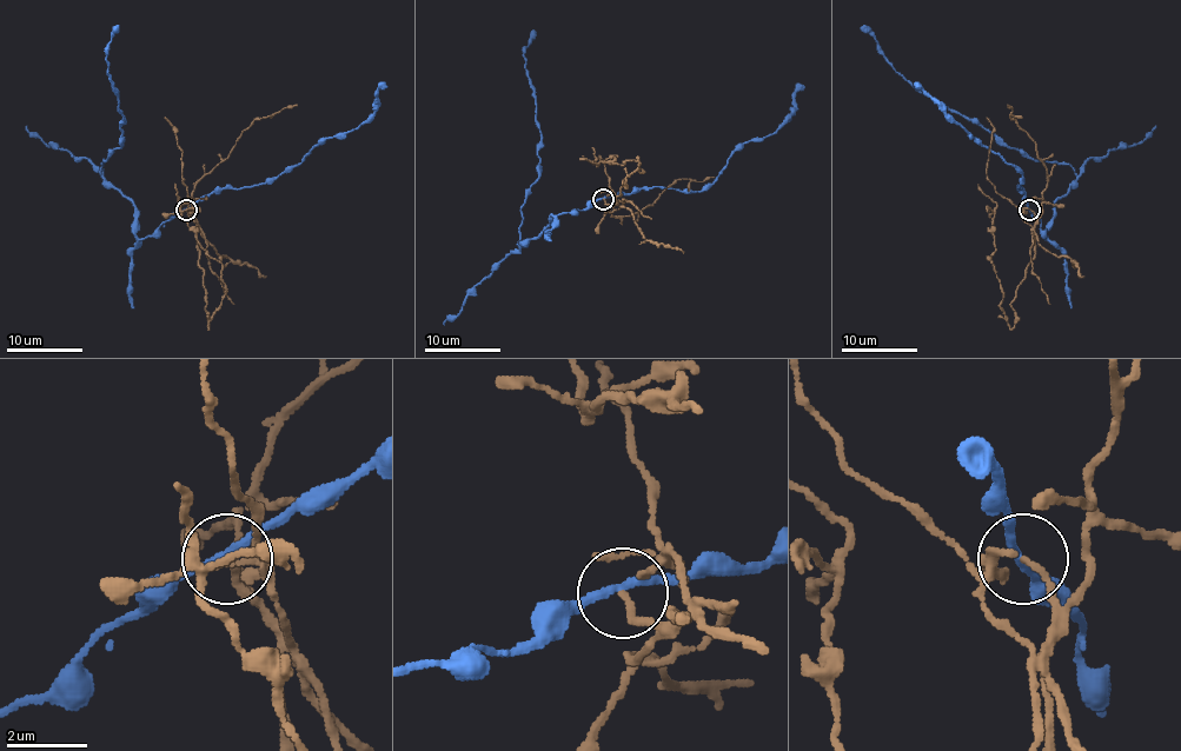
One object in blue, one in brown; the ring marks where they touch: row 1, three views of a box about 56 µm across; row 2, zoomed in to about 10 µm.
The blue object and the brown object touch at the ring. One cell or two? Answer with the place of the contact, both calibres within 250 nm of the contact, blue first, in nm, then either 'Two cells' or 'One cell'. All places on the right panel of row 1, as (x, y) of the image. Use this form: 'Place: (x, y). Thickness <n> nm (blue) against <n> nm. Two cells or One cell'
Place: (1029, 210). Thickness 190 nm (blue) against 160 nm. Two cells

